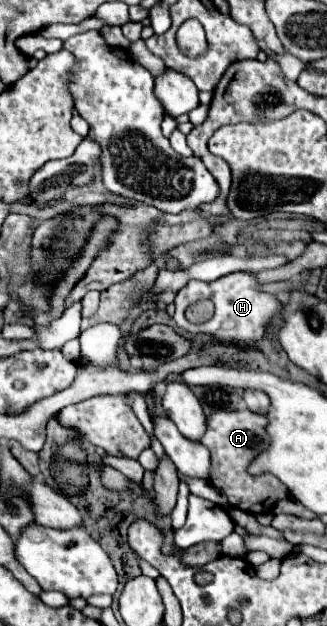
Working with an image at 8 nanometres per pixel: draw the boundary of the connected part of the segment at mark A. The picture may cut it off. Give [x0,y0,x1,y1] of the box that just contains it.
[200,409,288,513]

